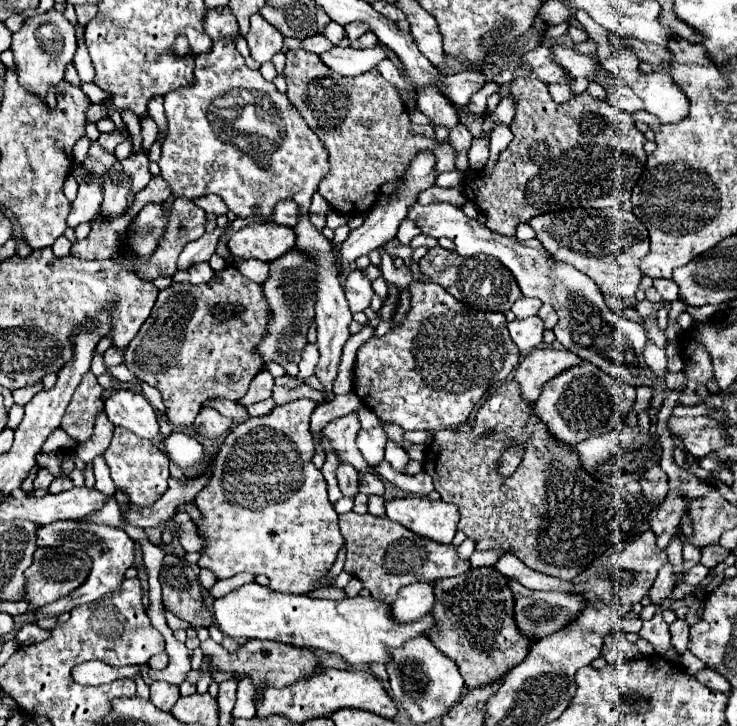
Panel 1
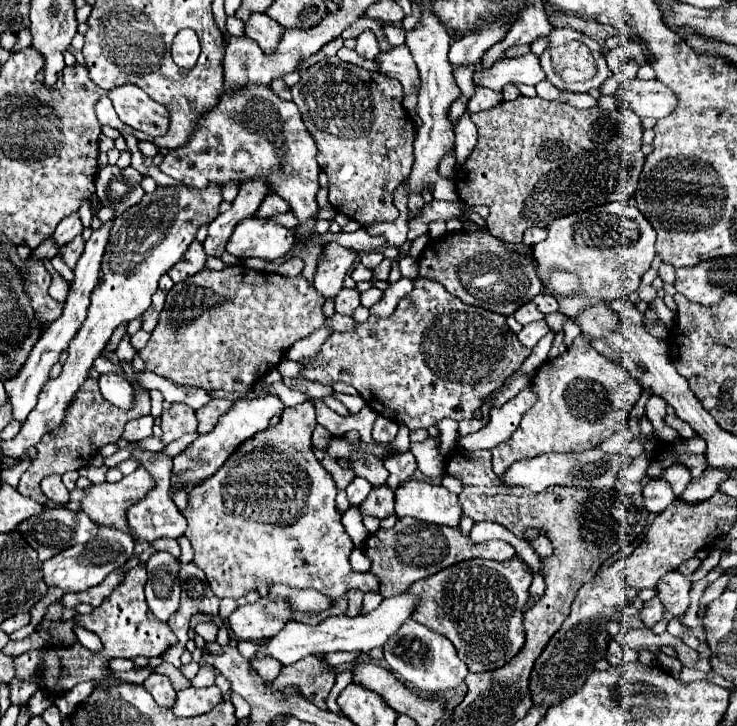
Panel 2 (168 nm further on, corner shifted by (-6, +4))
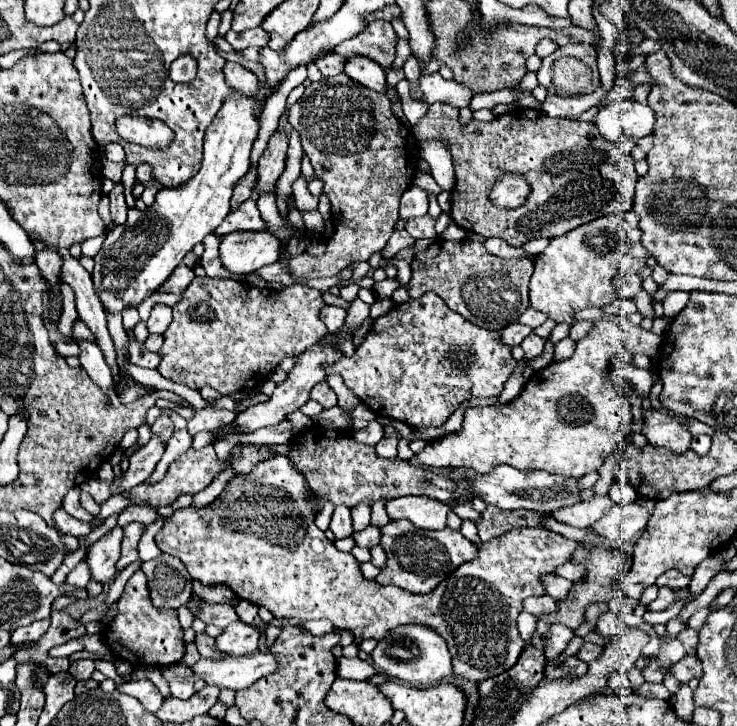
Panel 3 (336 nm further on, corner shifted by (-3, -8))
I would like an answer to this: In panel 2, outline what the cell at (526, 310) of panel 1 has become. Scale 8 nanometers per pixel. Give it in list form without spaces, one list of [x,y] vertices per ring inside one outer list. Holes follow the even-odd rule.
[[[526,302],[522,308],[518,308],[516,312],[514,312],[514,316],[516,316],[516,320],[524,326],[524,324],[530,324],[530,322],[534,322],[534,320],[542,320],[544,318],[544,314],[538,310],[538,306],[534,304],[534,302]]]

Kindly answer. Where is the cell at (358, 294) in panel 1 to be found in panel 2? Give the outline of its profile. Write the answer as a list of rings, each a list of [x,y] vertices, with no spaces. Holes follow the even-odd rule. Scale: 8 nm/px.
[[[342,288],[334,300],[334,308],[338,314],[352,316],[352,312],[360,306],[360,290],[358,288]]]

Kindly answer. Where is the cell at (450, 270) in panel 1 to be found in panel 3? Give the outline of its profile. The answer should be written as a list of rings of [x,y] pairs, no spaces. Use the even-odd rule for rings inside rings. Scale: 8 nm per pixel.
[[[437,238],[413,256],[411,270],[413,274],[407,284],[411,298],[419,298],[433,290],[453,312],[479,328],[503,330],[507,324],[517,322],[529,306],[529,278],[533,274],[533,262],[529,258],[505,260],[493,256],[481,242],[469,238],[461,242]]]

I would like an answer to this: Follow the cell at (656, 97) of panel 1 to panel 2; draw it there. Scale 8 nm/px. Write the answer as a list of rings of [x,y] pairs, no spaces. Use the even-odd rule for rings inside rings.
[[[634,78],[622,84],[616,96],[622,102],[622,106],[634,110],[640,118],[650,116],[650,118],[660,120],[672,114],[678,104],[676,94],[656,78],[654,80]]]

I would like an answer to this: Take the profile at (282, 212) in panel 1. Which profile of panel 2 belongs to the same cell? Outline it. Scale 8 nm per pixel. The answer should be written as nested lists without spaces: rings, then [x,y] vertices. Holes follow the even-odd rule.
[[[266,196],[254,216],[256,218],[268,218],[268,216],[280,214],[280,212],[290,212],[290,204],[286,204],[286,200],[282,200],[280,196]]]

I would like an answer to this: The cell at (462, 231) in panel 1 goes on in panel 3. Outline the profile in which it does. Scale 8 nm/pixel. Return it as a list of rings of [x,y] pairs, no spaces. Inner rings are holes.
[[[383,280],[383,282],[377,282],[377,284],[373,286],[377,298],[391,298],[391,294],[393,294],[397,288],[399,288],[399,282],[397,282],[397,280]]]

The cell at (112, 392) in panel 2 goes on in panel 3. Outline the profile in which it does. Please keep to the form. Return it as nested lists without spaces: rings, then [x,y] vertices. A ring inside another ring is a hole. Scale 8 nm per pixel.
[[[75,340],[79,344],[79,360],[81,366],[87,370],[87,374],[91,376],[91,380],[95,380],[95,384],[99,384],[101,388],[111,388],[113,386],[113,378],[111,378],[111,370],[107,368],[103,354],[99,350],[99,346],[93,340]]]

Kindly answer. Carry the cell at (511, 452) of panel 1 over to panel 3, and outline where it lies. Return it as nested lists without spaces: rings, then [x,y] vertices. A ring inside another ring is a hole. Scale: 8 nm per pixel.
[[[603,316],[595,320],[589,334],[577,342],[575,354],[571,358],[553,362],[539,372],[533,372],[529,384],[525,384],[523,392],[509,404],[467,408],[463,412],[461,430],[445,434],[433,442],[427,442],[427,446],[417,454],[417,462],[431,468],[473,468],[479,474],[489,472],[497,464],[509,464],[523,472],[545,470],[549,474],[561,474],[565,478],[567,476],[579,478],[583,474],[599,470],[603,460],[631,436],[633,428],[631,404],[629,398],[623,396],[623,390],[631,386],[615,386],[609,382],[611,354],[631,348],[633,352],[637,350],[641,352],[643,350],[641,346],[651,346],[651,358],[657,358],[661,344],[663,344],[661,336],[643,330],[641,326],[633,326],[623,316]]]

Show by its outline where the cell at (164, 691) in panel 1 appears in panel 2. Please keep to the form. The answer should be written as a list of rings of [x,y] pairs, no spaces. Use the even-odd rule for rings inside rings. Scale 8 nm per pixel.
[[[150,674],[144,684],[142,684],[156,700],[158,706],[162,708],[172,708],[174,702],[176,702],[176,690],[170,682],[168,676],[162,676],[162,674]]]

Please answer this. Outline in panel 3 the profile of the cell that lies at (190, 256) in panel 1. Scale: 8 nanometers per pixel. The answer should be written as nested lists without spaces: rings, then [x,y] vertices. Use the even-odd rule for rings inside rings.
[[[275,130],[267,142],[265,152],[259,158],[259,182],[257,182],[257,192],[267,190],[273,192],[275,182],[285,170],[285,154],[287,154],[287,134],[283,130]]]

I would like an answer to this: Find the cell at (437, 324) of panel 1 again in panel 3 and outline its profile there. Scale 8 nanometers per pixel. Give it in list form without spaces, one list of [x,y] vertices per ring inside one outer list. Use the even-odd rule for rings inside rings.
[[[425,292],[423,298],[397,304],[391,312],[377,318],[355,354],[351,358],[343,356],[337,364],[327,366],[325,370],[327,374],[341,374],[345,386],[353,390],[377,416],[395,418],[411,428],[419,428],[443,426],[459,404],[469,398],[499,396],[517,364],[519,362],[511,356],[511,348],[499,344],[499,332],[467,324],[457,312],[451,312],[439,296]]]

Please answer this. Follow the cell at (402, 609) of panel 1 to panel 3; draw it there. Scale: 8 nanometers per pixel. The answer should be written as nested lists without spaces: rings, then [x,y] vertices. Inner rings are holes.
[[[263,652],[241,658],[201,658],[191,666],[195,676],[203,678],[209,686],[217,686],[219,690],[243,690],[261,676],[275,672],[275,668],[277,658]]]

